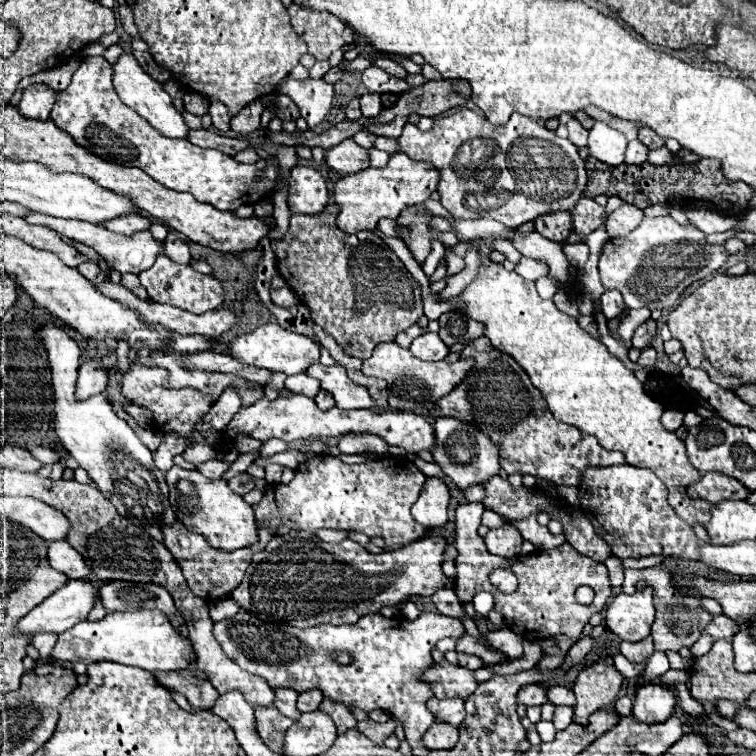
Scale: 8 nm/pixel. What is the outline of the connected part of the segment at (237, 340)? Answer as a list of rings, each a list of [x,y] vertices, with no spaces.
[[[269,322],[247,334],[239,334],[231,342],[227,342],[227,354],[247,366],[265,368],[271,372],[299,374],[299,372],[305,372],[311,362],[319,360],[319,346],[309,336],[283,330],[277,322],[275,324]]]

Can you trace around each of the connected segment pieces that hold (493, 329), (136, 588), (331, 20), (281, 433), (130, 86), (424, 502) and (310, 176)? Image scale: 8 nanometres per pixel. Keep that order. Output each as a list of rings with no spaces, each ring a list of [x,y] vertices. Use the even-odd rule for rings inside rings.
[[[479,254],[479,270],[473,282],[457,296],[457,300],[463,302],[461,310],[465,316],[471,316],[485,324],[487,338],[491,340],[493,348],[499,352],[507,352],[515,358],[515,362],[531,376],[531,382],[535,388],[539,388],[545,396],[545,402],[549,410],[553,412],[555,420],[571,424],[579,428],[583,434],[597,436],[599,444],[607,450],[619,450],[627,456],[627,464],[637,468],[647,468],[655,472],[663,484],[669,490],[669,504],[671,508],[683,518],[687,524],[707,524],[709,522],[709,508],[711,504],[705,500],[691,500],[685,492],[689,484],[695,484],[701,474],[691,466],[685,444],[675,434],[667,432],[659,418],[663,414],[663,406],[655,402],[643,388],[643,384],[635,378],[633,370],[629,370],[617,356],[613,356],[603,342],[595,340],[591,334],[587,334],[579,322],[565,312],[561,312],[553,300],[541,300],[537,294],[535,282],[523,280],[517,272],[507,272],[503,264],[491,262],[489,256]]]
[[[111,580],[99,586],[99,596],[109,612],[159,608],[169,618],[175,630],[181,630],[181,626],[185,624],[181,612],[175,608],[171,594],[159,584],[135,584],[135,582]]]
[[[291,4],[289,8],[293,30],[307,42],[309,54],[315,60],[327,60],[331,52],[345,44],[345,24],[327,12],[313,12]]]
[[[287,394],[277,396],[275,400],[267,400],[265,396],[259,398],[255,404],[241,408],[231,422],[225,426],[225,446],[233,446],[235,438],[239,434],[257,438],[257,440],[269,440],[269,438],[281,438],[285,442],[295,440],[307,440],[307,438],[327,438],[327,436],[343,436],[349,432],[371,432],[387,440],[391,446],[405,448],[407,452],[417,454],[419,450],[433,450],[433,426],[417,414],[411,412],[373,412],[373,410],[341,410],[331,408],[327,412],[319,410],[317,404],[303,396],[303,394]]]
[[[123,54],[115,64],[113,64],[113,86],[119,94],[119,98],[133,108],[139,116],[143,116],[157,132],[161,132],[167,138],[187,138],[189,136],[189,126],[185,124],[181,112],[177,112],[177,108],[173,106],[171,96],[167,96],[167,92],[163,92],[163,86],[159,82],[155,82],[149,74],[143,72],[143,68],[139,66],[139,62],[133,58],[133,54]]]
[[[427,478],[419,494],[419,500],[411,508],[411,514],[427,530],[443,528],[447,522],[449,500],[451,500],[451,494],[447,484],[437,478]]]
[[[295,166],[289,176],[289,208],[295,214],[315,214],[327,204],[327,184],[309,166]]]

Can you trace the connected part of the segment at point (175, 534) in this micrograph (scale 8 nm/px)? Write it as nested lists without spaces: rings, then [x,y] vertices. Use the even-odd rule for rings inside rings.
[[[181,522],[165,528],[163,536],[165,536],[165,546],[175,556],[177,564],[181,566],[183,576],[187,578],[187,584],[189,584],[191,592],[195,596],[207,600],[207,602],[215,602],[223,596],[229,596],[231,590],[243,580],[243,574],[245,574],[245,570],[251,562],[251,556],[263,550],[272,539],[271,533],[263,529],[259,530],[259,540],[254,545],[235,550],[235,552],[219,552],[217,548],[207,546],[207,540],[203,536],[189,532]]]

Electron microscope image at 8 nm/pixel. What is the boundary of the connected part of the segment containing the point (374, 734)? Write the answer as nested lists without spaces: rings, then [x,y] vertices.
[[[365,720],[365,722],[359,722],[357,724],[357,730],[363,732],[369,740],[373,740],[377,746],[383,746],[385,738],[389,738],[391,734],[395,734],[395,728],[399,726],[399,720],[387,720],[383,724],[377,724],[373,720]]]

